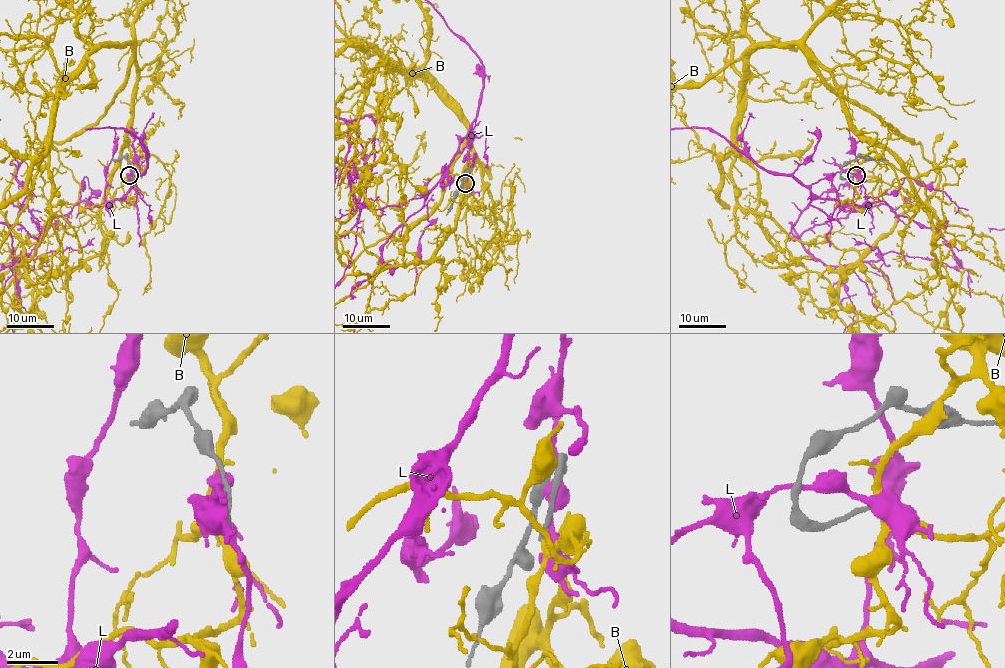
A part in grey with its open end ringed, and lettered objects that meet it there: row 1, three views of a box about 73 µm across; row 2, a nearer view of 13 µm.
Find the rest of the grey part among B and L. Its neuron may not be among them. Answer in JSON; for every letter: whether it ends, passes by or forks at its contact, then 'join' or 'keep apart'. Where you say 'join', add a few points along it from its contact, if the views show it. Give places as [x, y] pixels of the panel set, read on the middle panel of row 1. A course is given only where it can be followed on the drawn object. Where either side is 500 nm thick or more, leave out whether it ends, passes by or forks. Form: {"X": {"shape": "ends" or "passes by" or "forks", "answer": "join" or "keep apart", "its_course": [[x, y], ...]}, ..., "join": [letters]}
{"B": {"shape": "forks", "answer": "keep apart"}, "L": {"shape": "passes by", "answer": "keep apart"}, "join": []}

